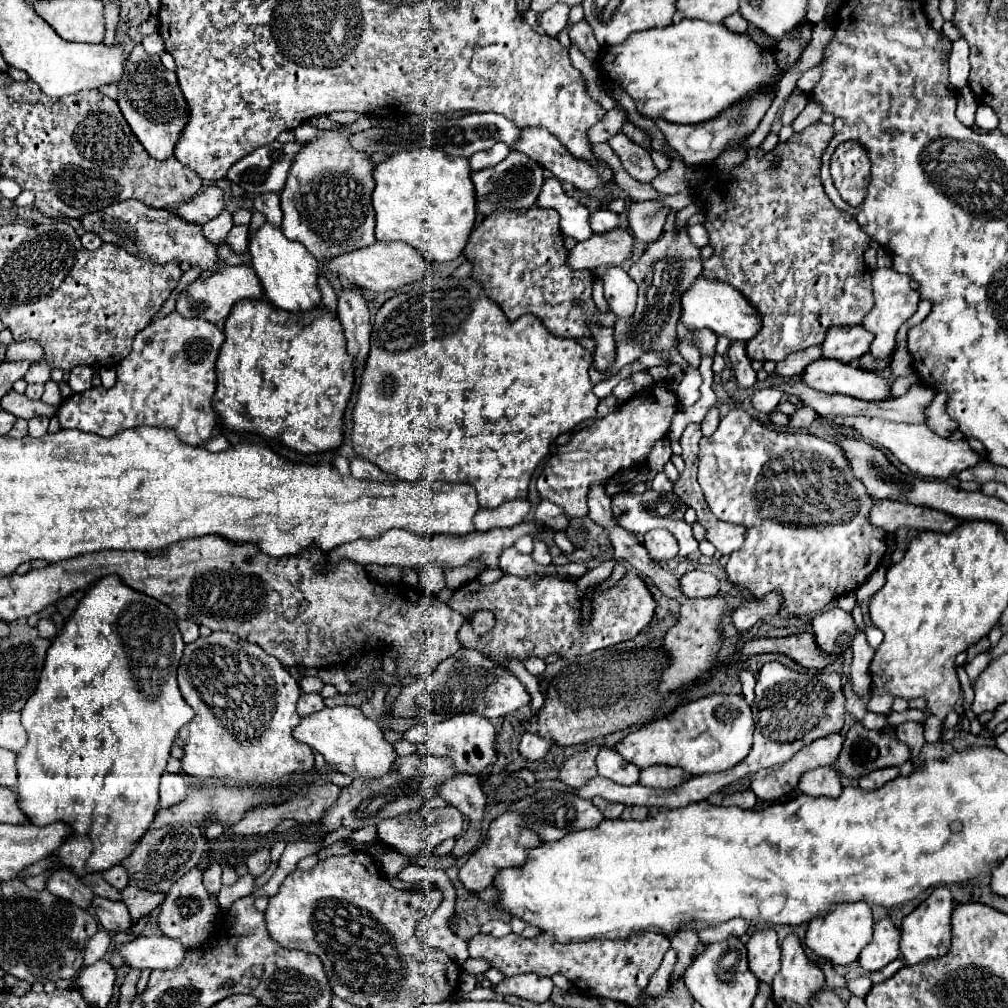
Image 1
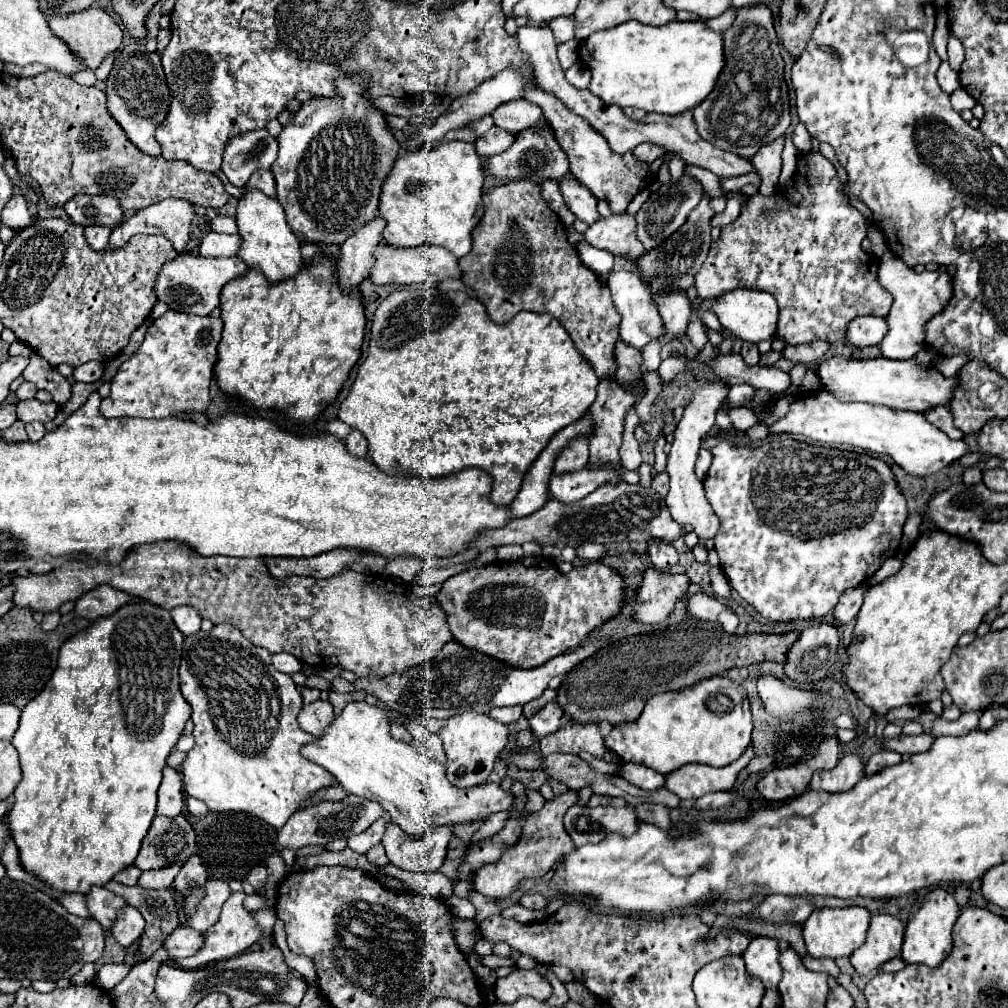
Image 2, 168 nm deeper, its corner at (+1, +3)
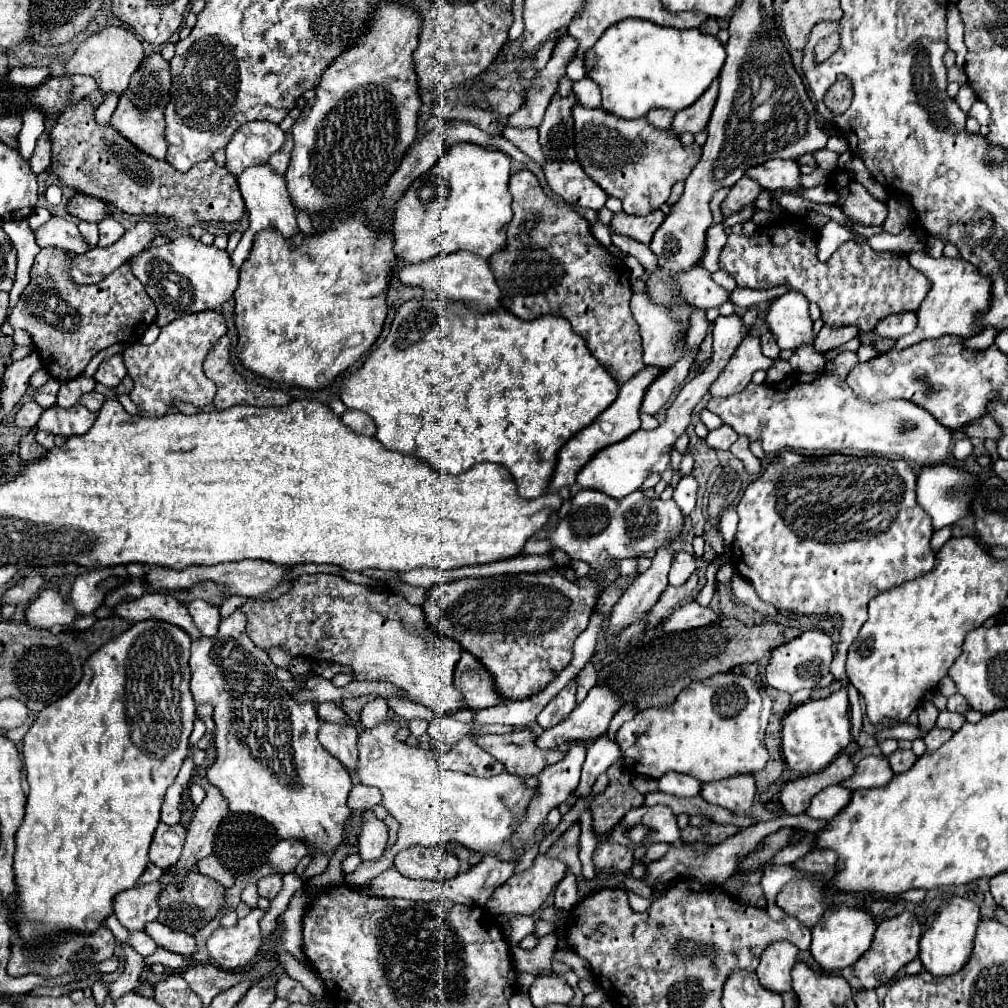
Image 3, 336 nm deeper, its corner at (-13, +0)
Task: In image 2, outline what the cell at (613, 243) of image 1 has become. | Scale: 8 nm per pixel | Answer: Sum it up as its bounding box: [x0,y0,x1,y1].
[584,214,646,258]

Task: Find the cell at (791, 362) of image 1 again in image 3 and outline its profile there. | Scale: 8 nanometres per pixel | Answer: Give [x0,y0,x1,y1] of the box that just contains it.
[814,325,858,351]

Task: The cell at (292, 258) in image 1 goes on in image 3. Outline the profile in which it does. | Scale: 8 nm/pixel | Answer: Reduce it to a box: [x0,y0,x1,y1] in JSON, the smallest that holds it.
[232,165,298,267]

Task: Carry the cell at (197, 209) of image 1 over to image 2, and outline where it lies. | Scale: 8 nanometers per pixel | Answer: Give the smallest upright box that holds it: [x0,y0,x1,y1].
[108,198,196,252]

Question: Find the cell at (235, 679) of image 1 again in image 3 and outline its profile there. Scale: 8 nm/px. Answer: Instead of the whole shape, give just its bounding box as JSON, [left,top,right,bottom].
[190,611,352,853]

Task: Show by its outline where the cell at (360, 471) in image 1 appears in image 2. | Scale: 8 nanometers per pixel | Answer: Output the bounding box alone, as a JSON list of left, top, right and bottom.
[346,430,366,458]

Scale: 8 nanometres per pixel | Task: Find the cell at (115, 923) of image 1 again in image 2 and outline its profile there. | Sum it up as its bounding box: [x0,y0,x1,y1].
[110,906,144,946]

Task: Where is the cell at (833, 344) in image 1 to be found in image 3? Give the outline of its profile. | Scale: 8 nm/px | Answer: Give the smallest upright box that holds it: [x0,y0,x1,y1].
[874,311,918,339]

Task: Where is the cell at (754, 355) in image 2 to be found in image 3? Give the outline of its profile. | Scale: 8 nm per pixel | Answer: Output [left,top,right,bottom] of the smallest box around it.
[760,333,780,359]

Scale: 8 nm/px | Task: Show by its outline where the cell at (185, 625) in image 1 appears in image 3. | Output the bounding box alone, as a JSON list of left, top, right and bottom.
[188,599,220,637]

